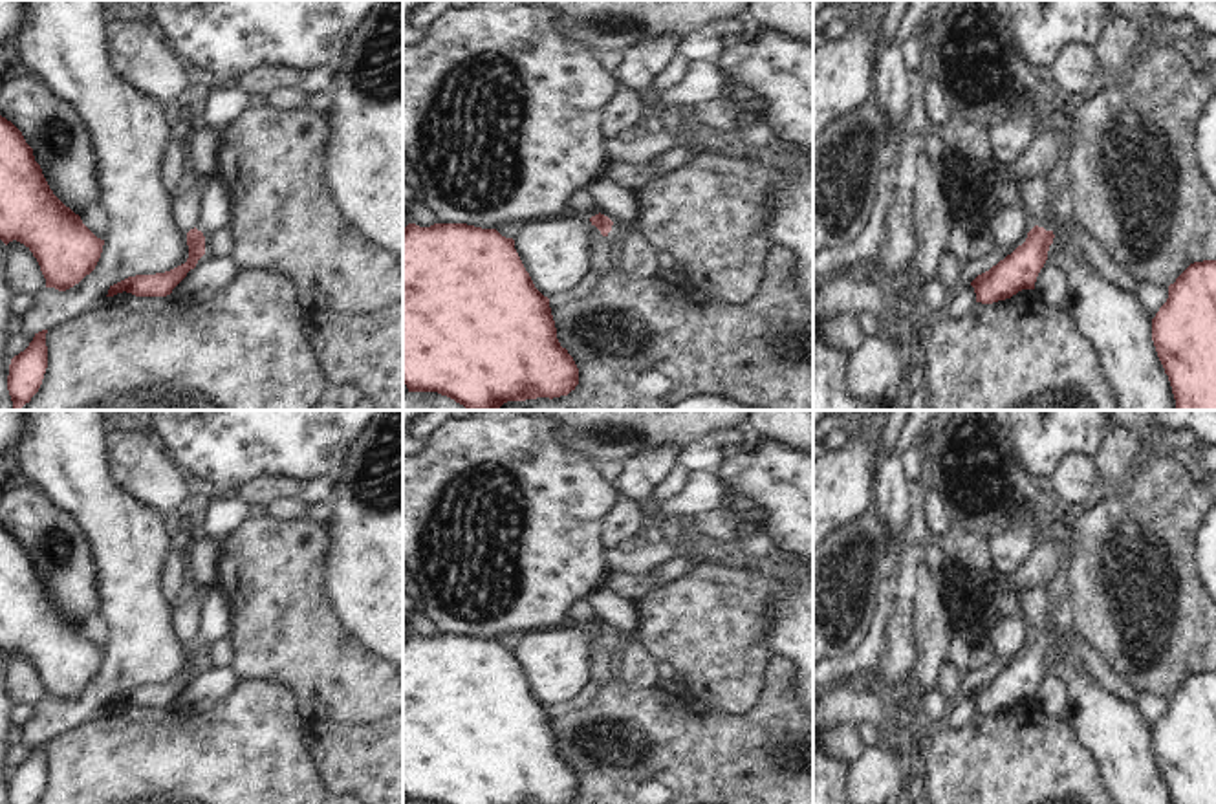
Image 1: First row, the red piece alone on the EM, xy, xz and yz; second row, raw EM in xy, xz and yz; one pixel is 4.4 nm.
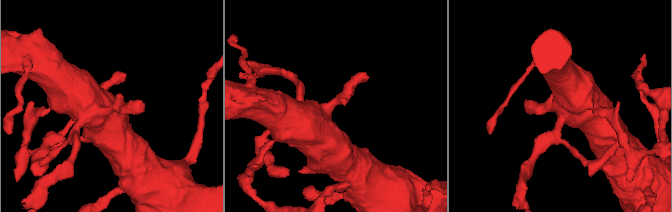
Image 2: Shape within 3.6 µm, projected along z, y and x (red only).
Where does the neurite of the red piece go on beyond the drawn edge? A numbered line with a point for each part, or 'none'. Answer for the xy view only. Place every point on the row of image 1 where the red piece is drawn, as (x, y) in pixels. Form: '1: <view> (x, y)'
1: xy (215, 209)

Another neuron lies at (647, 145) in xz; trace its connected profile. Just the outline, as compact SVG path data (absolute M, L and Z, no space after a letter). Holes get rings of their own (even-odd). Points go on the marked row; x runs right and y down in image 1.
M687 121L679 130L674 132L663 128L657 132L637 132L637 137L630 143L623 143L617 137L604 137L603 150L608 161L643 165L657 154L672 150L678 145L690 143L690 137L690 121Z

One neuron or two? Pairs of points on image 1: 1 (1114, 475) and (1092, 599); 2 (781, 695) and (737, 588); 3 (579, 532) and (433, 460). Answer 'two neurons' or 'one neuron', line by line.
1: two neurons
2: two neurons
3: one neuron

